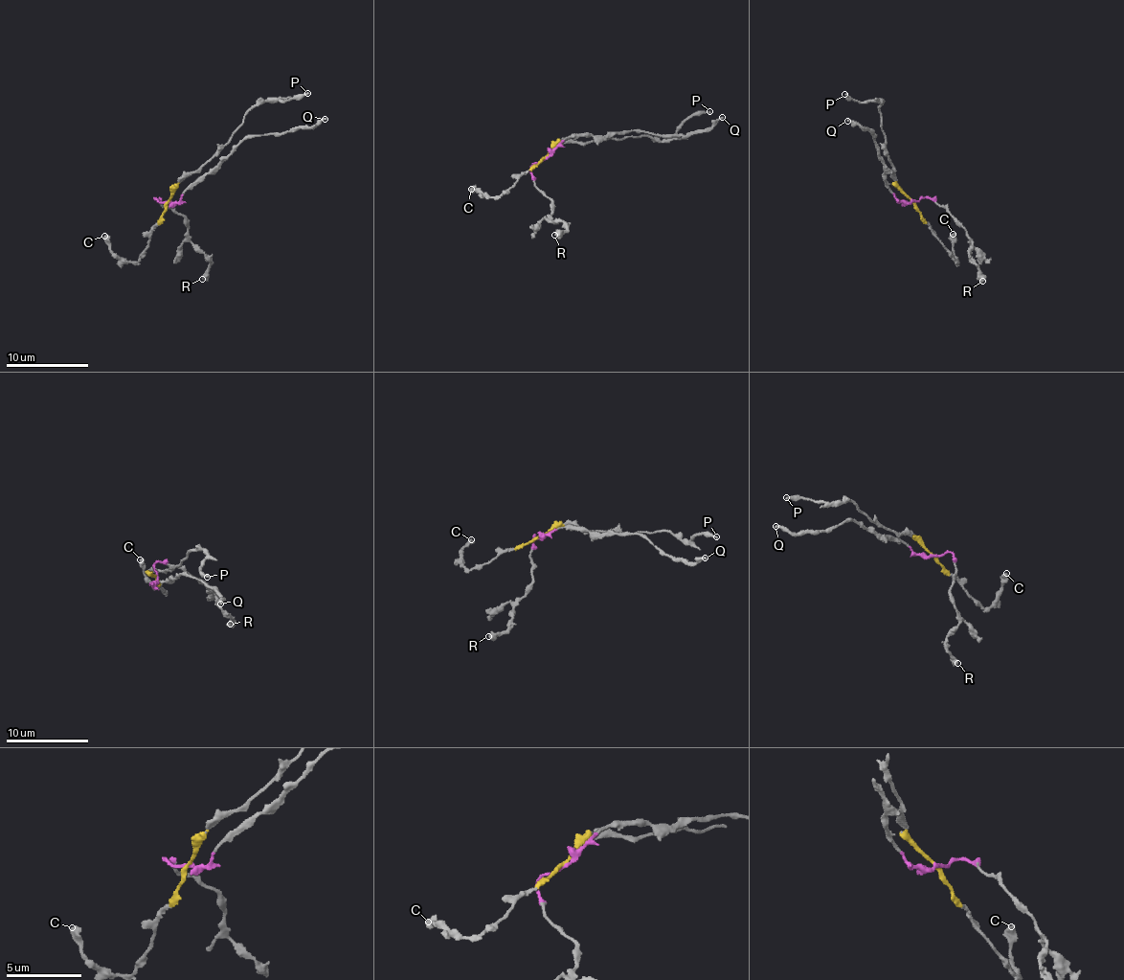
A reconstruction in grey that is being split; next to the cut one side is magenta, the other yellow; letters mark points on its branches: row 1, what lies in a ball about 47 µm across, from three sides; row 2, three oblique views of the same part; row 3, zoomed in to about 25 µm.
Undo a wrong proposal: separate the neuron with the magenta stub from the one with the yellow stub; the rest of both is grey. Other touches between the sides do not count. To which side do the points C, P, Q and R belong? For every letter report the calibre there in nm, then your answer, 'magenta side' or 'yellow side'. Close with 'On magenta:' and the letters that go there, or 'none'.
C: 480 nm | yellow side
P: 220 nm | yellow side
Q: 260 nm | magenta side
R: 550 nm | magenta side
On magenta: Q, R

